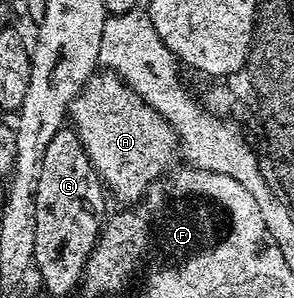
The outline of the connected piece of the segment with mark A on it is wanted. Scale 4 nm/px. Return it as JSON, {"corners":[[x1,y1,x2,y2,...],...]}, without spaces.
{"corners":[[110,70,100,71,87,81,86,88,72,101,69,116,75,119,75,132,106,191,115,192,124,205,142,200,149,185,176,163,177,137,169,122]]}

